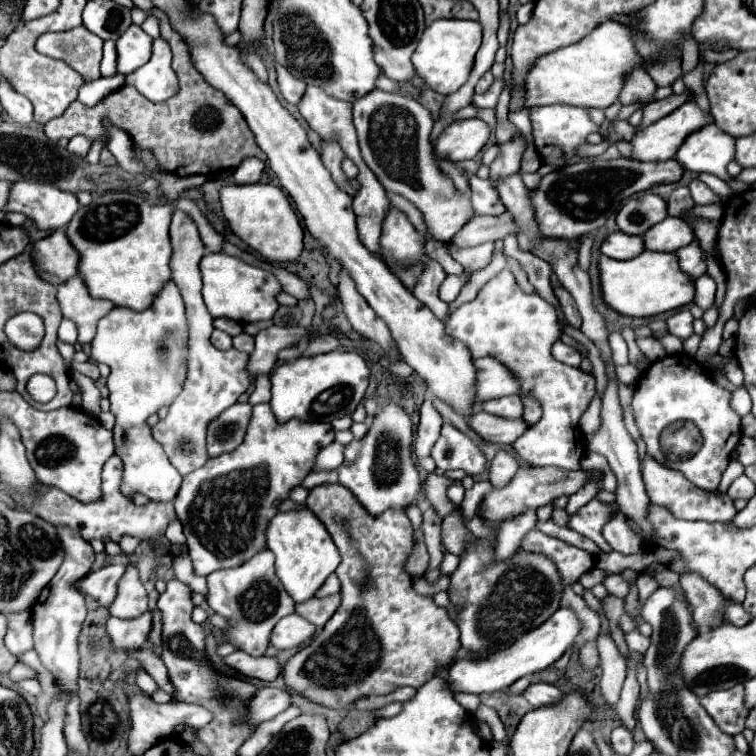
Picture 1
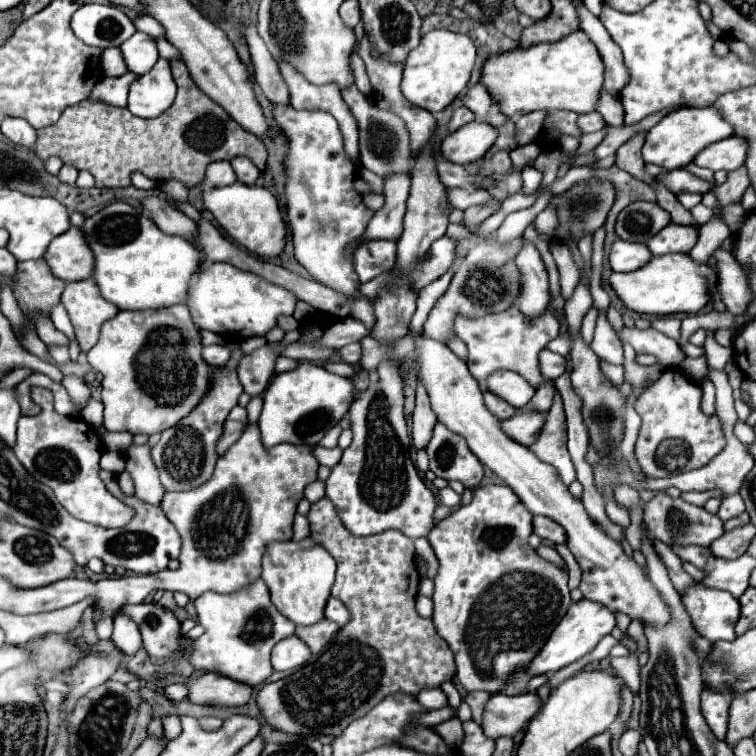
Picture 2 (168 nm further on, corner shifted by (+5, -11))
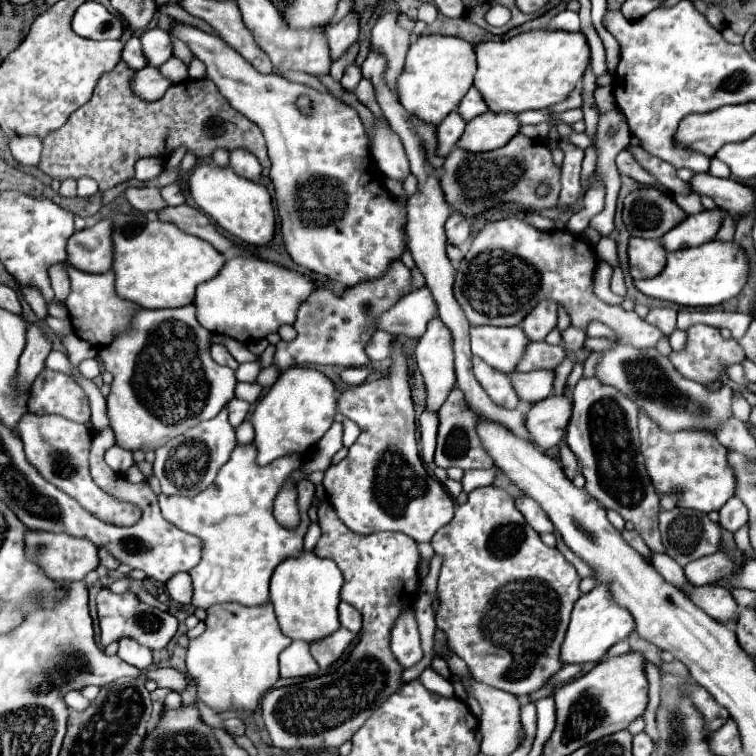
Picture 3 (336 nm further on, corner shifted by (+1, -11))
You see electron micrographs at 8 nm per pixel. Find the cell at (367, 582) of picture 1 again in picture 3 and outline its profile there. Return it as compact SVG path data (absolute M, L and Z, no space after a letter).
M322 501L318 507L318 525L322 527L322 537L314 549L318 557L334 559L344 575L344 585L340 589L340 599L356 607L362 617L364 625L360 631L360 641L352 649L352 653L336 663L326 675L318 675L316 679L304 679L290 687L272 689L262 699L262 717L266 723L266 729L272 737L274 747L278 749L338 749L348 737L354 735L356 729L364 725L364 721L372 715L376 707L380 707L388 695L400 689L400 675L402 667L396 663L396 657L390 651L390 631L394 627L396 617L400 615L400 609L414 601L416 587L420 583L418 579L418 563L420 563L420 551L416 547L416 541L412 541L404 533L372 533L372 535L356 535L344 523L338 519L334 507L328 501Z

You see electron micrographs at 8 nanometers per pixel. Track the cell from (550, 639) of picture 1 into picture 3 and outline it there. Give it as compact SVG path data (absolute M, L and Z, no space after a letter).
M600 583L590 593L582 595L574 603L572 621L570 621L570 627L568 627L568 633L564 639L564 647L562 647L562 659L564 659L564 663L600 661L614 643L624 641L634 629L636 629L636 623L634 623L634 617L630 615L630 611L624 609L622 605L614 603L608 583Z

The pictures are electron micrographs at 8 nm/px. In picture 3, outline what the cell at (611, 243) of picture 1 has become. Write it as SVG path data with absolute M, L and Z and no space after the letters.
M630 239L628 247L630 259L630 273L634 279L648 279L656 277L666 265L666 249L660 241L652 239Z

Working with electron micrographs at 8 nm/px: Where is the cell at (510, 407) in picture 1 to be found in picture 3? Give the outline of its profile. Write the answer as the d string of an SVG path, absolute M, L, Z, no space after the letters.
M474 357L474 375L494 403L498 403L502 407L508 407L508 409L518 407L520 399L518 399L518 395L512 387L512 381L510 381L508 373L496 371L488 363L484 363L480 357Z

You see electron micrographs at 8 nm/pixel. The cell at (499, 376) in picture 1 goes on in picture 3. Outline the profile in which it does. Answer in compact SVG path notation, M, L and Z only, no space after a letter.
M540 369L530 373L512 373L512 385L524 403L538 403L554 393L554 371Z

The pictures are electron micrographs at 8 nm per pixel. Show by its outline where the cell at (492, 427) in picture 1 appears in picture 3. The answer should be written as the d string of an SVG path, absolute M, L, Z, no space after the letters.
M550 395L544 401L538 401L526 415L526 427L532 435L532 441L540 449L550 449L560 443L568 421L572 417L572 397Z

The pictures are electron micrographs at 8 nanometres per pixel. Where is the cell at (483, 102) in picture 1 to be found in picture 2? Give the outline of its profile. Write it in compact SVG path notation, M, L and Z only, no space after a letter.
M462 105L462 107L458 107L458 109L454 111L454 115L452 115L450 125L448 125L448 127L450 127L450 133L452 133L452 131L456 131L456 129L460 129L460 127L462 127L462 125L466 125L466 123L472 123L474 119L476 119L476 115L474 115L468 107L464 107L464 105Z

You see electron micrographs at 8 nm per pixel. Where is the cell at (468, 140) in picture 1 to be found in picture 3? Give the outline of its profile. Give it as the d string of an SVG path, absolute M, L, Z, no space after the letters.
M486 111L476 119L466 123L466 131L458 141L458 147L468 151L488 151L504 147L516 133L520 131L520 123L510 111Z

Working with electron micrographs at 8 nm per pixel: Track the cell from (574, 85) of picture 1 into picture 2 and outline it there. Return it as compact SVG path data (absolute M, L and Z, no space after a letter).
M576 31L564 37L560 43L540 43L530 49L514 49L504 55L488 57L484 63L484 77L480 83L488 85L490 95L498 101L498 107L504 115L518 117L532 111L574 111L578 115L592 113L598 107L598 99L604 87L604 61L600 59L598 49L584 31Z

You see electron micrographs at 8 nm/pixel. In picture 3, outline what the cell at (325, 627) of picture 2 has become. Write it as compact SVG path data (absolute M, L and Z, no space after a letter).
M342 627L340 631L336 631L336 635L330 635L328 639L320 639L320 643L312 643L310 653L316 659L316 663L326 671L334 661L338 661L344 655L344 651L354 639L356 635Z

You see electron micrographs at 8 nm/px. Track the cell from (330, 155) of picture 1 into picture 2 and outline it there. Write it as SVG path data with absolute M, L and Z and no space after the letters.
M274 105L274 119L282 125L286 137L290 139L290 153L284 165L294 255L316 281L344 293L348 297L350 319L364 323L372 331L376 325L374 305L358 291L360 281L356 279L356 271L352 267L352 251L344 253L344 247L350 241L362 237L372 211L364 207L360 193L352 187L356 171L344 153L338 123L324 111L296 111L290 105Z

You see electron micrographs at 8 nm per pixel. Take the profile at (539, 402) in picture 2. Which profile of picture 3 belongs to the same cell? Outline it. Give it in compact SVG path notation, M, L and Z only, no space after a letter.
M566 357L566 359L564 359L558 367L556 367L556 383L554 383L554 393L562 393L562 389L564 389L564 381L566 381L566 377L570 375L572 367L574 367L574 361L572 361L570 357Z

